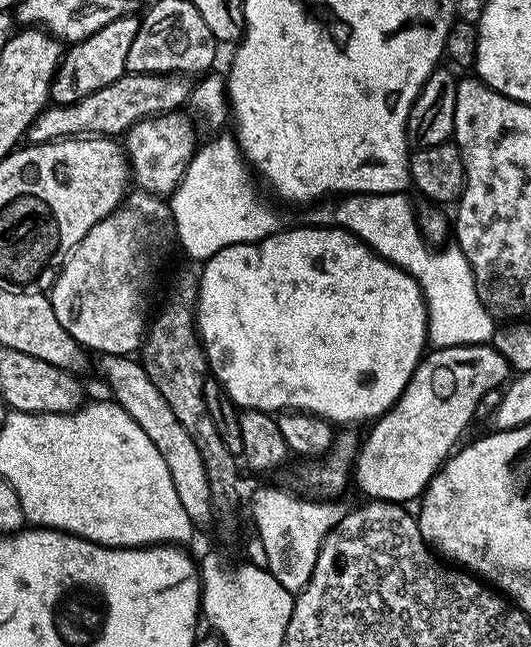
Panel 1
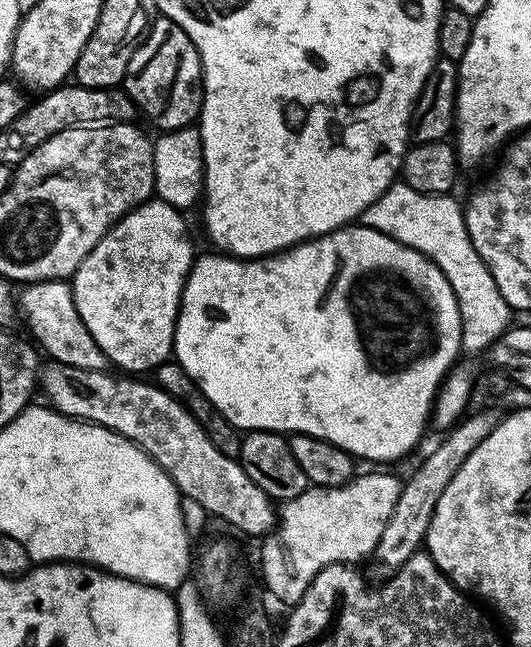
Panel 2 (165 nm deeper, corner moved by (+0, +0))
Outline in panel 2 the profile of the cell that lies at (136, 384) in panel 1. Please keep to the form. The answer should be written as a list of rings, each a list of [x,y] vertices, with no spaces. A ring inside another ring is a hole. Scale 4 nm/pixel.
[[[39,280],[37,284],[21,287],[18,292],[18,312],[22,320],[24,316],[28,323],[27,335],[41,349],[44,347],[55,363],[91,372],[103,372],[109,367],[108,356],[98,342],[94,342],[90,330],[86,330],[86,322],[82,322],[78,314],[78,306],[74,306],[74,294],[68,280]]]

